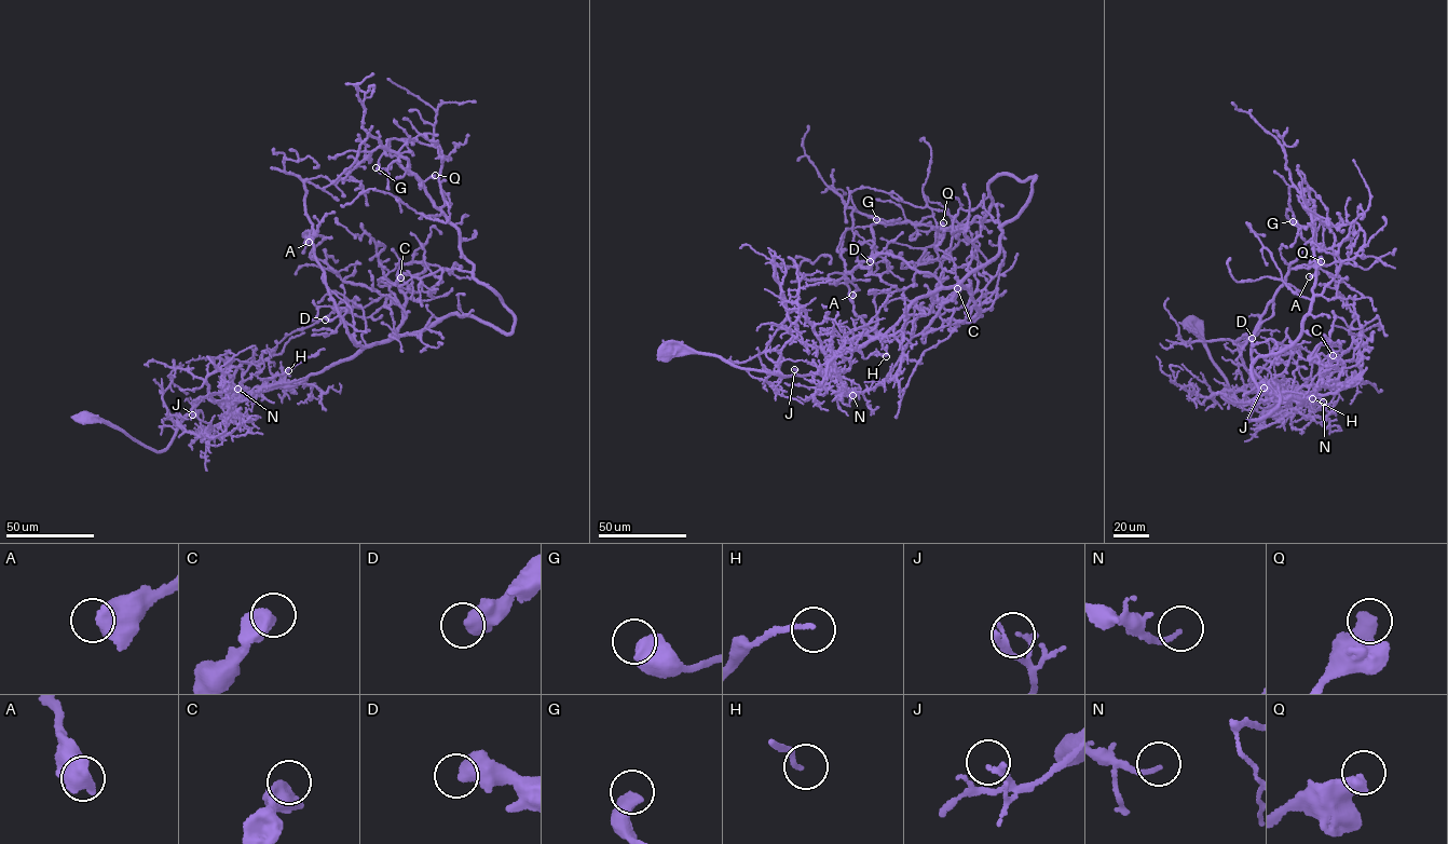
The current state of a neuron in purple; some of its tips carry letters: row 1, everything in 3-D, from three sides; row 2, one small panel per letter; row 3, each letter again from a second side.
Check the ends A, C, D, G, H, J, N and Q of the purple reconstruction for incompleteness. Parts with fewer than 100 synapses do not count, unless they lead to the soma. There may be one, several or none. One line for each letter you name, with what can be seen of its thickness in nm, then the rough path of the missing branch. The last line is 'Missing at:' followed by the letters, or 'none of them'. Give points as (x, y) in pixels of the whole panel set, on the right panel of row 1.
Missing at: none of them

